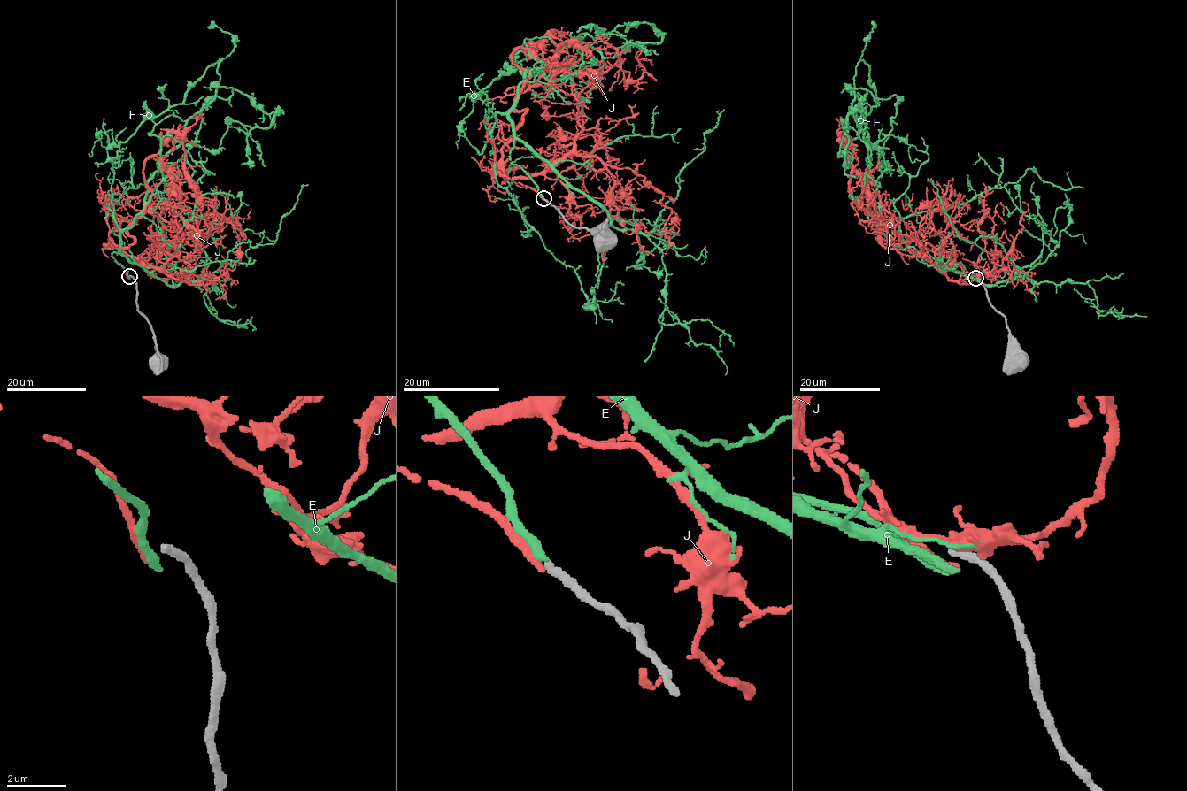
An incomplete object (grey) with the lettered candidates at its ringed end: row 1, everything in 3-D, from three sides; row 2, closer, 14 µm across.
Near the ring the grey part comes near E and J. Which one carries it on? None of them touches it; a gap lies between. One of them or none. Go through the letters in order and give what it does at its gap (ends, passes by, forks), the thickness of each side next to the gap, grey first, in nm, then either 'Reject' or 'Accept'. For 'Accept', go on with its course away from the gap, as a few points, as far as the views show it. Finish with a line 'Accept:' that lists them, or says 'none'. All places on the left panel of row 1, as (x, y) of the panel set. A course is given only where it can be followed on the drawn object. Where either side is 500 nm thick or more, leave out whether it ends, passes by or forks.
E: It ends there. Thickness 280 nm (grey) against 300 nm. Accept. Its course: (128, 277), (111, 255), (120, 234), (158, 160), (219, 87), (281, 113), (267, 127), (241, 124), (265, 166)
J: It ends there. Thickness 280 nm (grey) against 280 nm. Reject
Accept: E

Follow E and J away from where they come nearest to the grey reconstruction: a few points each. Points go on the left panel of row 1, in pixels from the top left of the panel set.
E: (128, 277), (111, 255), (120, 234), (158, 160), (219, 87), (281, 113), (267, 127), (241, 124), (265, 166)
J: (128, 277), (103, 249), (161, 268), (180, 229), (167, 203), (181, 195), (189, 245)

